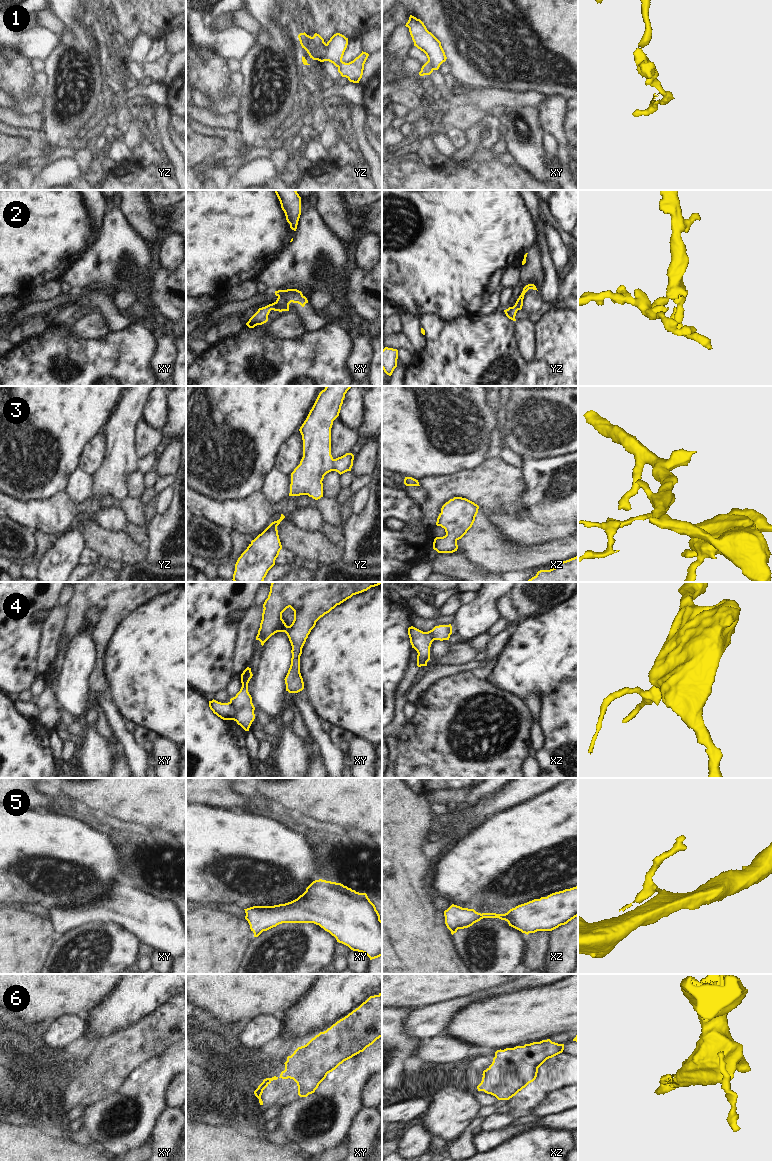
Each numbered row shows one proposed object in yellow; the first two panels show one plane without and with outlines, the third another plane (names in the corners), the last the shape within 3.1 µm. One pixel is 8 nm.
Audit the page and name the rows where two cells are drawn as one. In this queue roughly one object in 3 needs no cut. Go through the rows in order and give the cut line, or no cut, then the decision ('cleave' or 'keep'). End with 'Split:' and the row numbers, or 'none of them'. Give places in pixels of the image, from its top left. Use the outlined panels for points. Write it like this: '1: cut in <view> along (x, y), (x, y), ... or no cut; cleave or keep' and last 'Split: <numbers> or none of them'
1: cut in xy along (428, 60), (433, 69); cleave
2: no cut; keep
3: no cut; keep
4: cut in xy along (229, 702), (235, 712), (235, 720); cleave
5: no cut; keep
6: no cut; keep
Split: 1, 4

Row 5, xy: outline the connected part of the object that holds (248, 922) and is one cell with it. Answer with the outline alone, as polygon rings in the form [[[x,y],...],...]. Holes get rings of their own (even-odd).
[[[315,880],[297,899],[274,906],[244,909],[245,919],[254,937],[282,923],[314,923],[334,936],[337,942],[353,951],[365,953],[370,960],[382,956],[382,921],[366,893],[359,893],[341,883]]]

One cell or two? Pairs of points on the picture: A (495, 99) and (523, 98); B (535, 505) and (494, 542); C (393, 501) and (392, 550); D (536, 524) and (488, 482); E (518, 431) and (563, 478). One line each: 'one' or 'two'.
A: one
B: two
C: one
D: two
E: two

